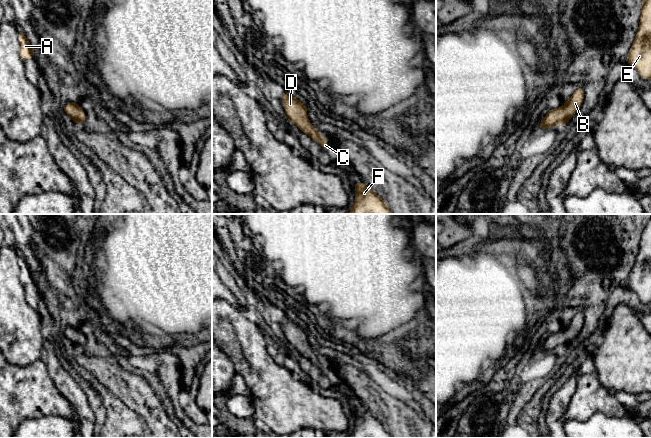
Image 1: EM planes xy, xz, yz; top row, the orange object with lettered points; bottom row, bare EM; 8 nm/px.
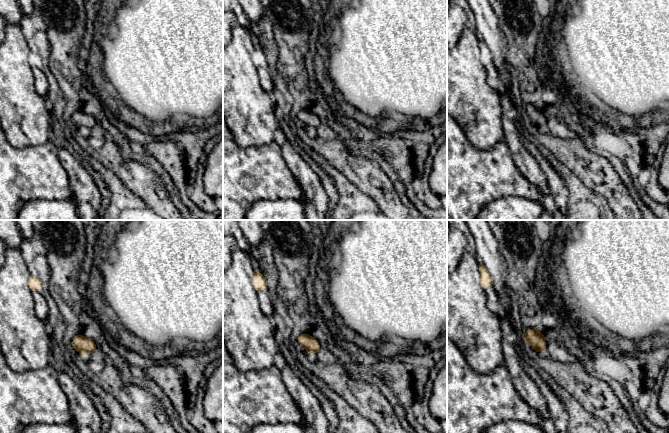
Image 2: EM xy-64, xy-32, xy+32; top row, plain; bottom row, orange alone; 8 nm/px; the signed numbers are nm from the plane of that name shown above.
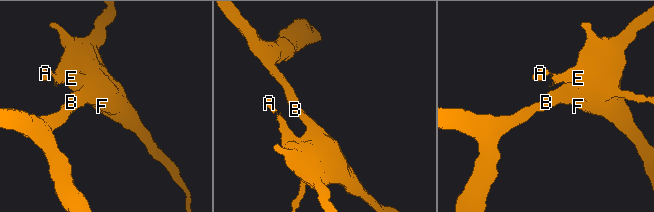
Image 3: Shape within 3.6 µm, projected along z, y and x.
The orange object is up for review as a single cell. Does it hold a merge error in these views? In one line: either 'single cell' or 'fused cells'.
single cell

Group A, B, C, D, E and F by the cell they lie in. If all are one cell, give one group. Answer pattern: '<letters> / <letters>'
A B C D E F

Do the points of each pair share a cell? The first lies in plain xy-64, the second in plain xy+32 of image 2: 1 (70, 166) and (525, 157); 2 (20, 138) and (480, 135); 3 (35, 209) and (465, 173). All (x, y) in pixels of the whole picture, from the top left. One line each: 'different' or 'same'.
1: same
2: same
3: different

